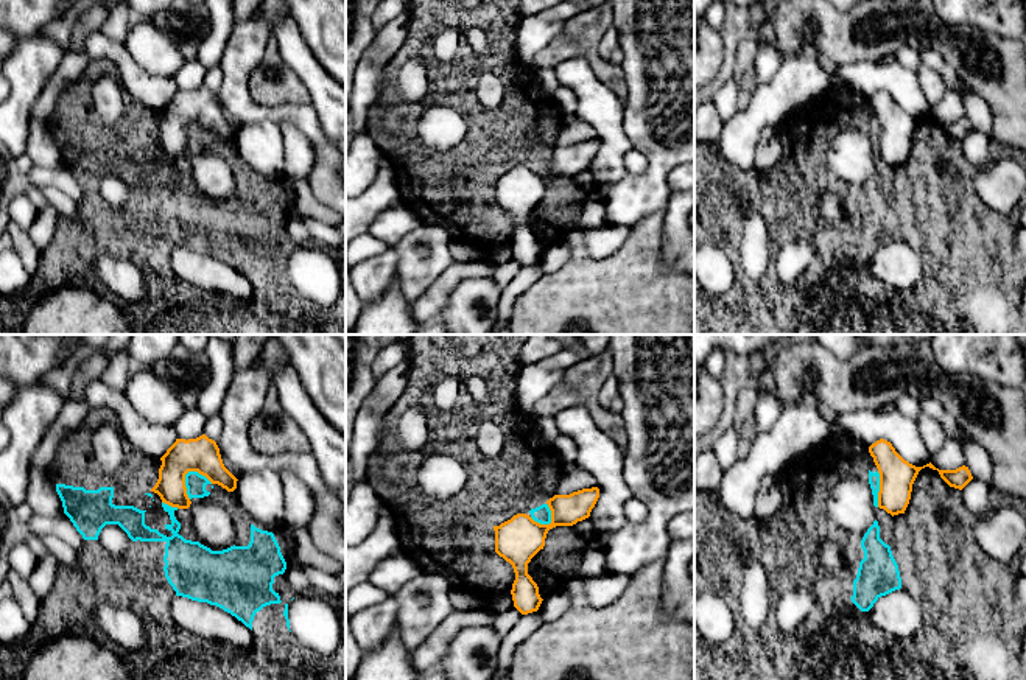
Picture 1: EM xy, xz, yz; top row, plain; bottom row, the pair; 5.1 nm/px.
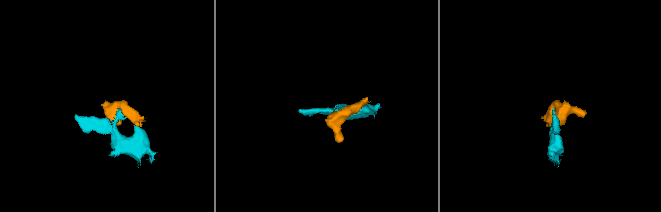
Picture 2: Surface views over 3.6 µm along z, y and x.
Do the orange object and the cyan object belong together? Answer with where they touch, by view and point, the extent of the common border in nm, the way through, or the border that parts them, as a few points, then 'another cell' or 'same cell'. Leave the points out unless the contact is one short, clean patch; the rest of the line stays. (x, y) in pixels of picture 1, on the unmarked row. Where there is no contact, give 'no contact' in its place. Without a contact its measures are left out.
contact xy (198, 123); length 160 nm; another cell

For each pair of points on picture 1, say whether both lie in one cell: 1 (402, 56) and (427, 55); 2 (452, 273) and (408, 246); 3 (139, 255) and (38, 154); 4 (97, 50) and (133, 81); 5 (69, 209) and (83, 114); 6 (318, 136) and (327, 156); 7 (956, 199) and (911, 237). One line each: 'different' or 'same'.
1: same
2: different
3: different
4: same
5: different
6: same
7: same

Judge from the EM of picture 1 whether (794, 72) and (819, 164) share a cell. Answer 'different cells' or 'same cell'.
different cells

